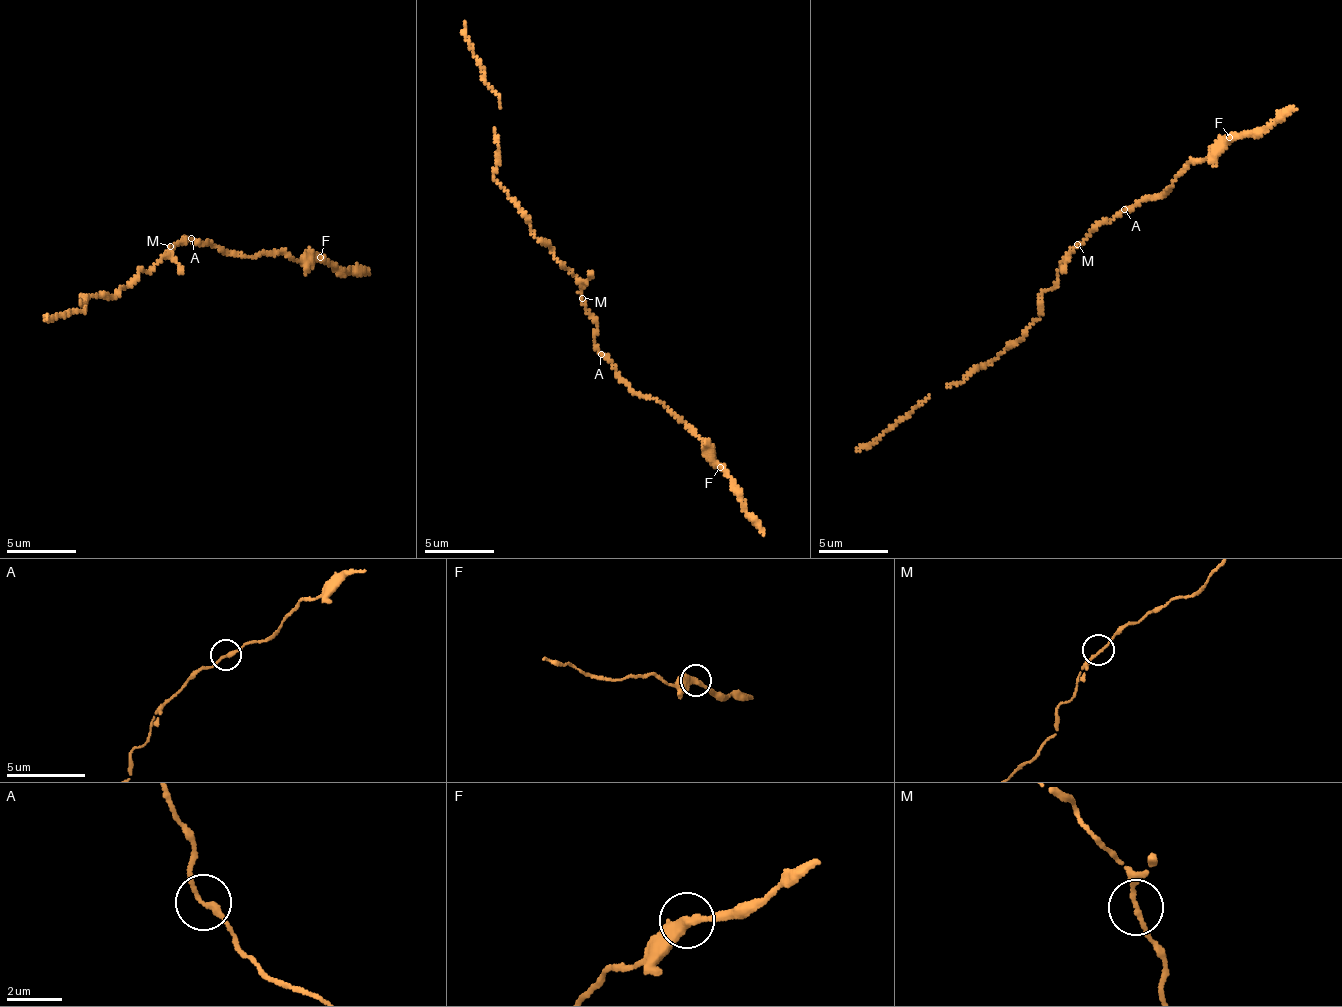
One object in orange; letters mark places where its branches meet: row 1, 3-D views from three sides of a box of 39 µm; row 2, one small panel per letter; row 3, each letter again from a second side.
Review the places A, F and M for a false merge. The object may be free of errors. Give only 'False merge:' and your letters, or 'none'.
False merge: F

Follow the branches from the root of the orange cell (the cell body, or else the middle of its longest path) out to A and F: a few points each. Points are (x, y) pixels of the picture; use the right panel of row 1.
A: (1077, 247), (1084, 244), (1093, 230), (1110, 223), (1123, 210)
F: (1077, 247), (1093, 230), (1110, 223), (1123, 210), (1167, 192), (1175, 176), (1191, 162), (1216, 156), (1229, 137)

